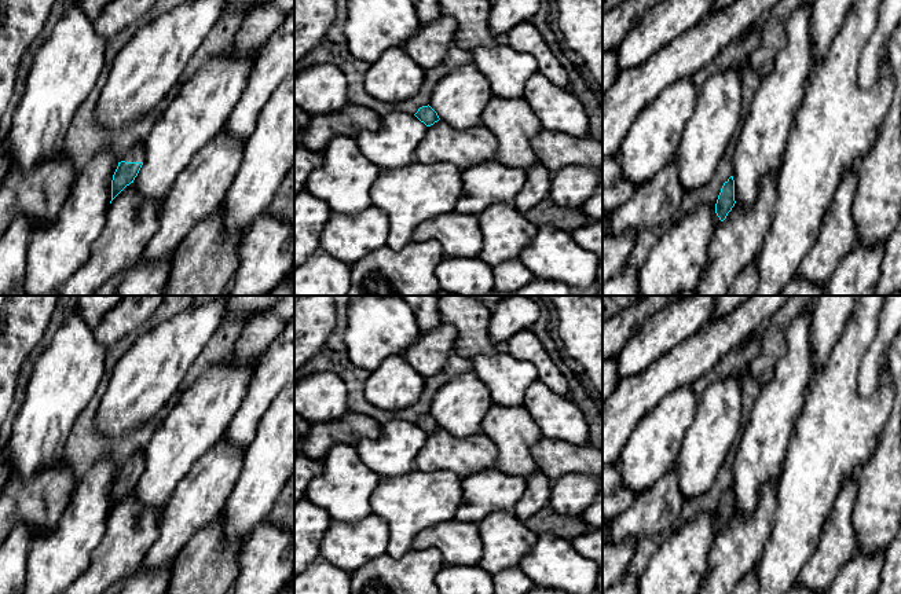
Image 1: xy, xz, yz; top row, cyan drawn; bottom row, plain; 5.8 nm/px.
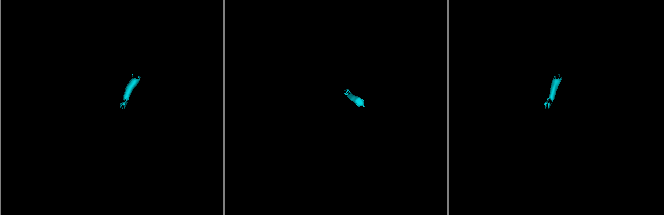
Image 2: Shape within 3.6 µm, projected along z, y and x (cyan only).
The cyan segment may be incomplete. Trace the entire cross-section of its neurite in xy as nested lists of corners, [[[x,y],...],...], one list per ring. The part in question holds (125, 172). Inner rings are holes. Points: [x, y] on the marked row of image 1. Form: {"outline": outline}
{"outline": [[[144,142],[133,144],[118,162],[111,180],[111,201],[131,183],[133,183],[144,162]]]}

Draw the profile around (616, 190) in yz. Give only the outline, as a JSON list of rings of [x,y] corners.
[[[620,155],[603,158],[603,216],[611,214],[636,192],[636,186],[622,176]]]

